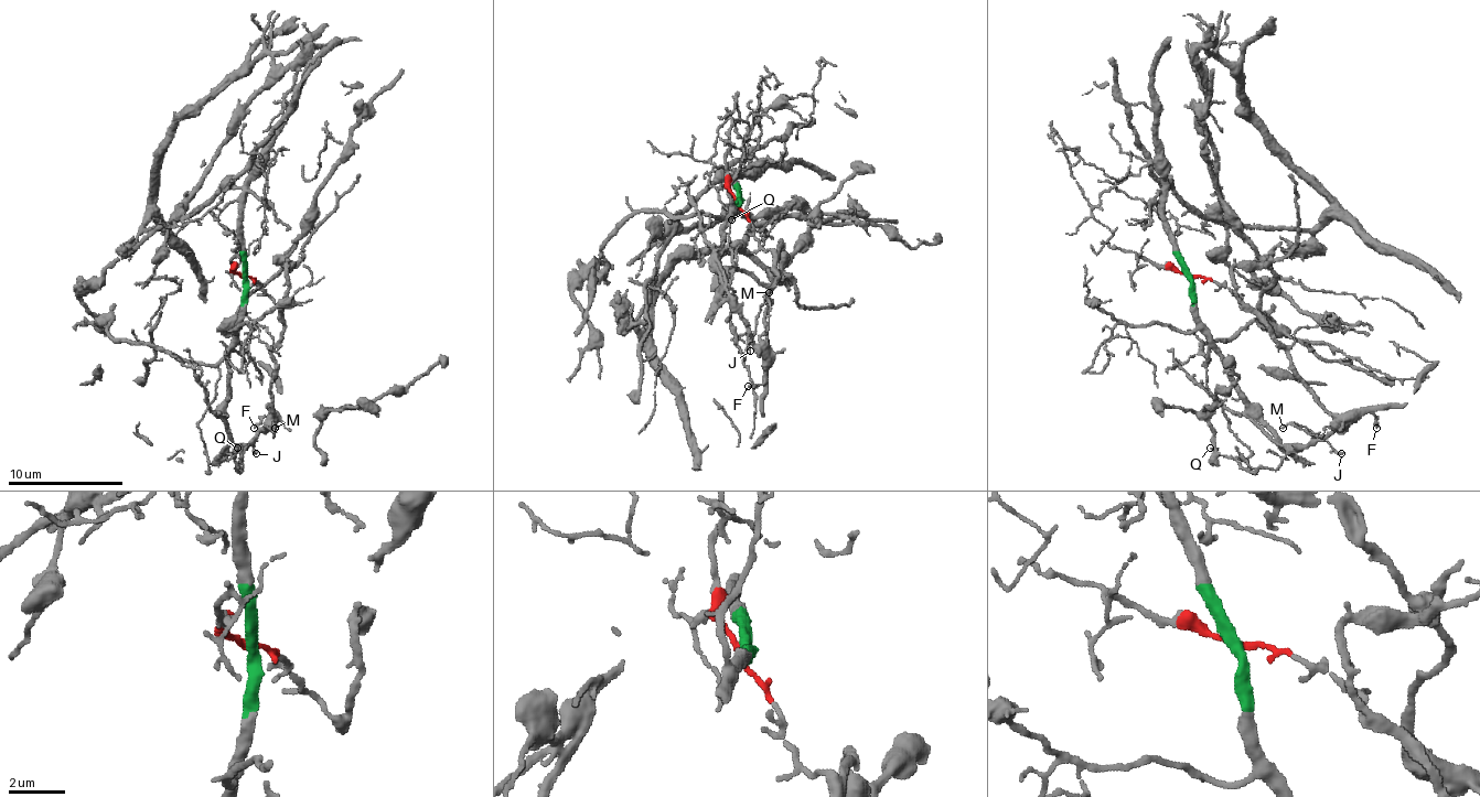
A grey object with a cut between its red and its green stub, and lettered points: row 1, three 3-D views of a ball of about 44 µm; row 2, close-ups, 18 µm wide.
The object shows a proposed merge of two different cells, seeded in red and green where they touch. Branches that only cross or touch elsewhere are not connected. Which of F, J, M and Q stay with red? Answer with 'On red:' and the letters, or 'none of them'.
On red: F, J, M, Q

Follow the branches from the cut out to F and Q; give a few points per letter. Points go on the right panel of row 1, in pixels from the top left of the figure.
F: (1189, 276), (1224, 284), (1264, 324), (1285, 351), (1296, 379), (1331, 413), (1371, 411), (1376, 429)
Q: (1189, 276), (1224, 284), (1247, 308), (1333, 420), (1331, 431), (1296, 445), (1276, 469), (1247, 472), (1210, 449)

